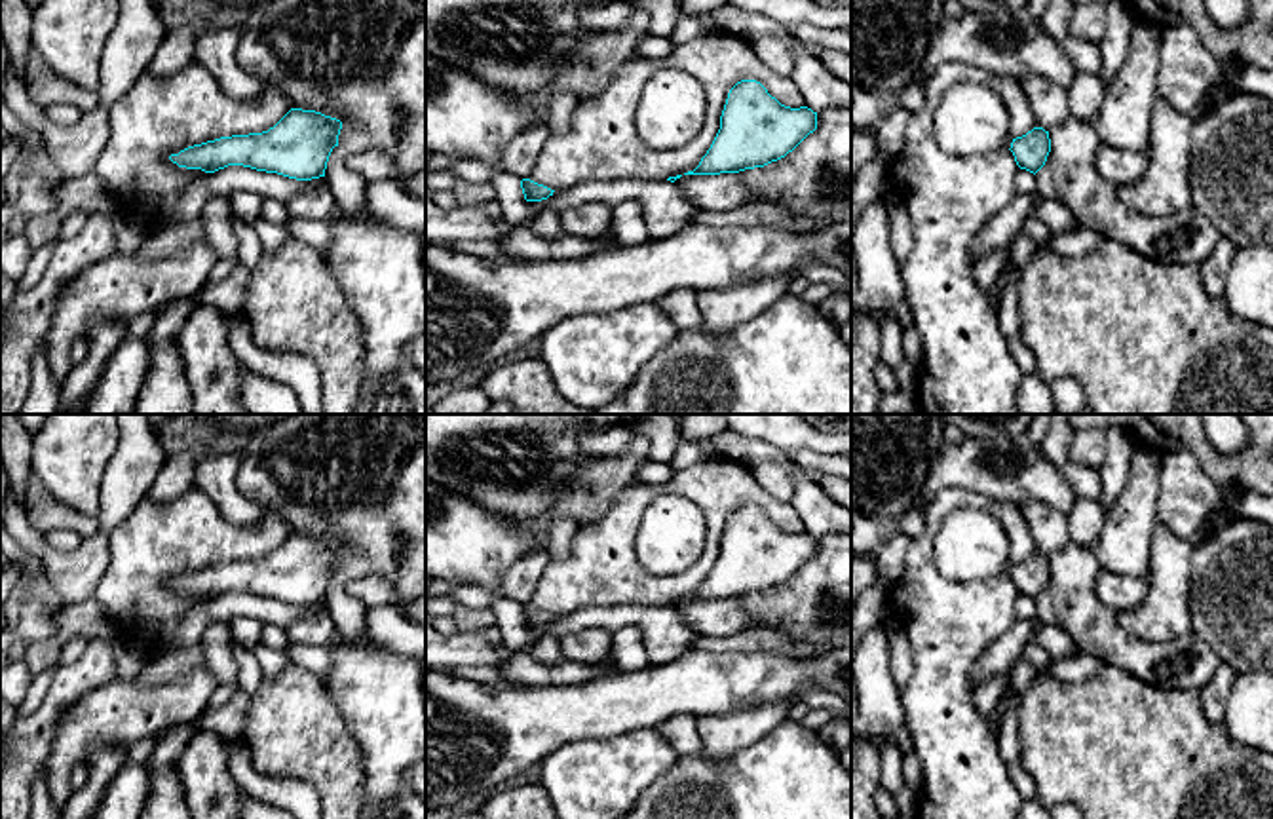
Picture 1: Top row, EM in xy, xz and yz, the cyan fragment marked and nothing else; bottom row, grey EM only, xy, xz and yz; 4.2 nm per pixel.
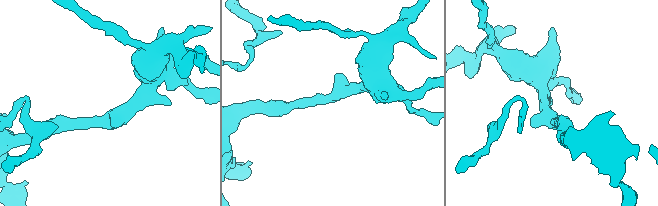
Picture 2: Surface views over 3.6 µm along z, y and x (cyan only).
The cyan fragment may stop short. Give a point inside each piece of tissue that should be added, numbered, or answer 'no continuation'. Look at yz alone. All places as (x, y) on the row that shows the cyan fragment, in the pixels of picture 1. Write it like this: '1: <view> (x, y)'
1: yz (971, 118)

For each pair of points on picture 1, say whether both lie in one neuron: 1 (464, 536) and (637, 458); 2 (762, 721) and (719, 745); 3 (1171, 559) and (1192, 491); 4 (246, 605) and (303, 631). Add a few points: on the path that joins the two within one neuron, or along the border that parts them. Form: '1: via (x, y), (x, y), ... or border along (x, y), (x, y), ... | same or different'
1: via (508, 536), (523, 536), (593, 487) | same
2: via (751, 724), (730, 734) | same
3: border along (1159, 523), (1194, 546) | different
4: border along (325, 609), (304, 614), (284, 628) | different

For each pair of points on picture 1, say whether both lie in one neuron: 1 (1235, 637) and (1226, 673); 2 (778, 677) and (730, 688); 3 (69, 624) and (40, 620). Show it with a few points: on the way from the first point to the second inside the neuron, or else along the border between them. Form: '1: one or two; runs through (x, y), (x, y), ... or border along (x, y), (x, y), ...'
1: two; border along (1222, 662), (1235, 673)
2: one; runs through (766, 677), (741, 679)
3: two; border along (54, 614), (56, 629), (29, 643)

